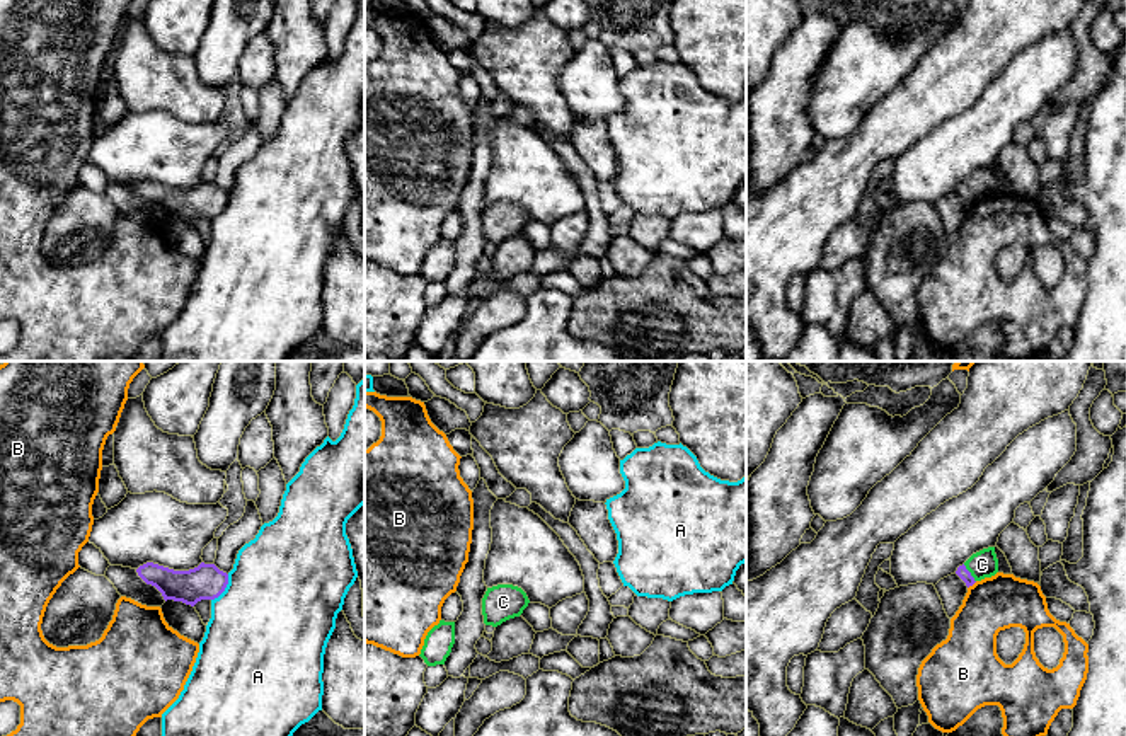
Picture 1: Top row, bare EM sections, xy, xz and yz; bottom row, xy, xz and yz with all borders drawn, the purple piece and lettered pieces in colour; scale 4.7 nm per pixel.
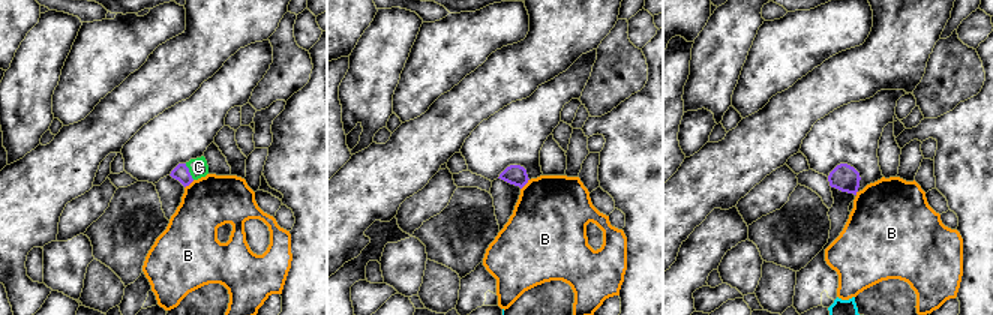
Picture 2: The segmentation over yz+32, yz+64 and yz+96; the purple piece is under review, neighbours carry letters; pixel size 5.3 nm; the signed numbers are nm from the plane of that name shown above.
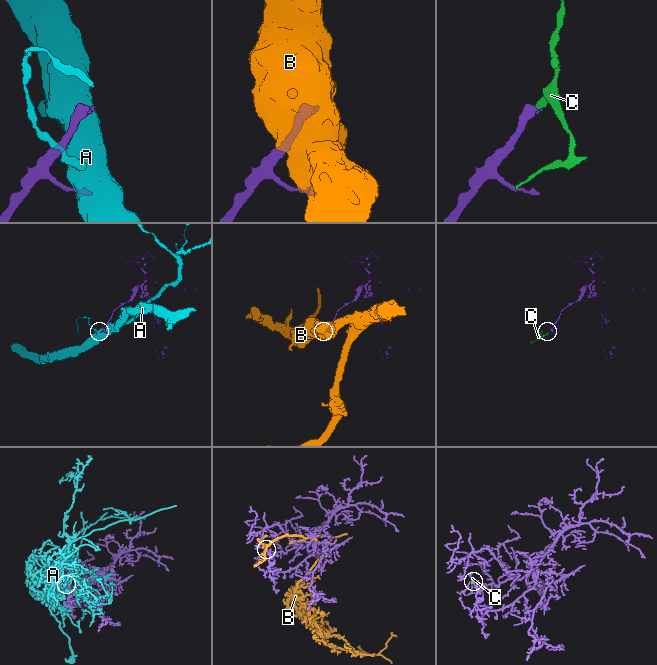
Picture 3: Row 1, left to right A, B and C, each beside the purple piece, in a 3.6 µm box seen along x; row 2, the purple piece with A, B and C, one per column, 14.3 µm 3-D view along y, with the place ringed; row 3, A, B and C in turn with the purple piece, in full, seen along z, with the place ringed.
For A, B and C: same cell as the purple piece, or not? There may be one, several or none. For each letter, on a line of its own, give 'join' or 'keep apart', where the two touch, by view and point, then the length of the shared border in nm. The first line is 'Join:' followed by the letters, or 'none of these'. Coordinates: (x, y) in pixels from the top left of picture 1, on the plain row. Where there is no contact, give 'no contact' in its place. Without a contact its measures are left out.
Join: C
A: keep apart; meets purple in xy at (225, 205); contact 150 nm long
B: keep apart; meets purple in yz at (971, 203); contact 60 nm long
C: join; meets purple in yz at (970, 191); contact 110 nm long

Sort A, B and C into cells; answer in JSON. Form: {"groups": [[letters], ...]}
{"groups": [["A"], ["B"], ["C"]]}

